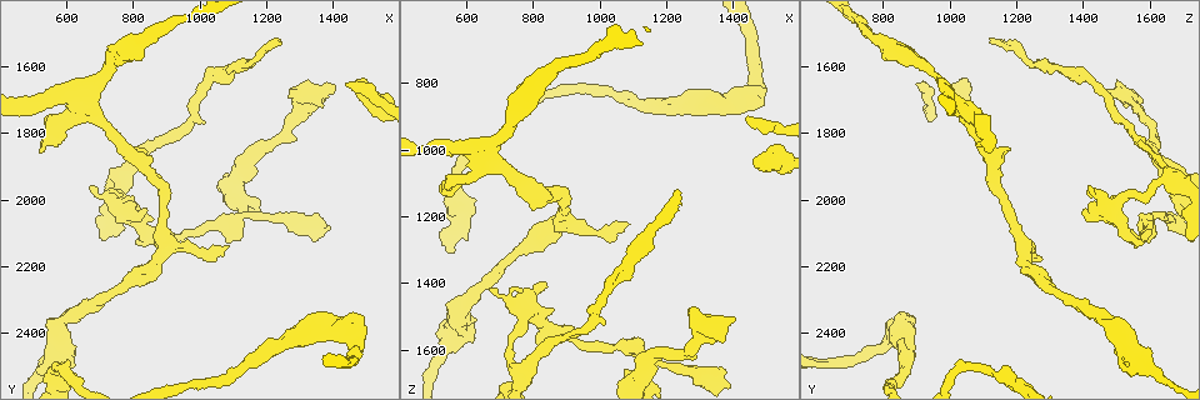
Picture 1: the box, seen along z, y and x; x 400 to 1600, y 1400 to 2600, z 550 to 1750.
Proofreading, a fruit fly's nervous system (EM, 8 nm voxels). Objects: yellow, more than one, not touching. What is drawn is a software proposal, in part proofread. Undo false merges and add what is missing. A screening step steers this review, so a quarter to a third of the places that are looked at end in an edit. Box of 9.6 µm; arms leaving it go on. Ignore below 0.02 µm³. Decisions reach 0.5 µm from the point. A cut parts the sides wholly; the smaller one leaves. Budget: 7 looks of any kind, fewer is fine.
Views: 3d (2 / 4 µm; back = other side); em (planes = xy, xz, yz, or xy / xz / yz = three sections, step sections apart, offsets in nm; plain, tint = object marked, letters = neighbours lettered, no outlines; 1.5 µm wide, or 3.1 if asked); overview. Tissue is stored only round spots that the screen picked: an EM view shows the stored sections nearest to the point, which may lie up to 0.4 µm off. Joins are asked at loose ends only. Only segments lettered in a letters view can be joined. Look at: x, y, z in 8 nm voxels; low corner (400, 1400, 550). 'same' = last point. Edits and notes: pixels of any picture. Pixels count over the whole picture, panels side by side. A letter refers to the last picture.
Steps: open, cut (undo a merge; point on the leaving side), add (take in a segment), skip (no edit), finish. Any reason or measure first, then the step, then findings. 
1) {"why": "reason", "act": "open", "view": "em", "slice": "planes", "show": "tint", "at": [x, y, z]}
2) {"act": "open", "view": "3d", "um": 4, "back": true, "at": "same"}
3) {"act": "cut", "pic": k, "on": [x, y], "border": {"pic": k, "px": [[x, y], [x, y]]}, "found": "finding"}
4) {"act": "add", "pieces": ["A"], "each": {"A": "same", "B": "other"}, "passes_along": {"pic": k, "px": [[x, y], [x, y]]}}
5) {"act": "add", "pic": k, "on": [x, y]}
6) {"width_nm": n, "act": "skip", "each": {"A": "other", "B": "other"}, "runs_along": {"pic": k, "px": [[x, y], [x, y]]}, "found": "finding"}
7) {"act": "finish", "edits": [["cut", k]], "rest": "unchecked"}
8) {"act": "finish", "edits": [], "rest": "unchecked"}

{"act": "open", "view": "em", "slice": "planes", "show": "tint", "at": [840, 2030, 1410]}

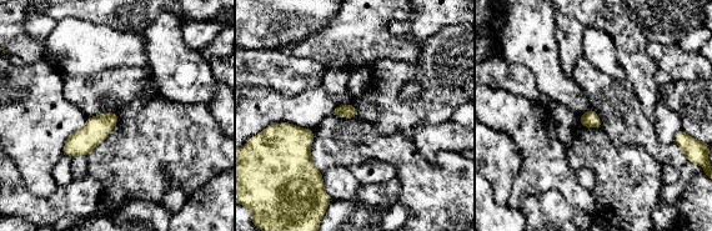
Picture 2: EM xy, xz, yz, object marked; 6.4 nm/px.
{"act": "open", "view": "em", "slice": "planes", "show": "letters", "at": "same"}

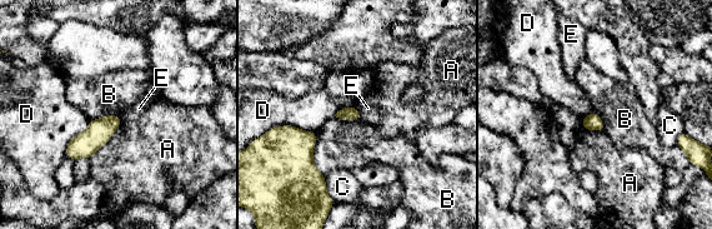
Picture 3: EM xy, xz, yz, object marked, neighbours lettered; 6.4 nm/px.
{"act": "skip", "each": {"A": "other", "B": "other", "C": "other", "D": "other", "E": "other"}, "border": {"pic": 3, "px": [[315, 133], [314, 165], [324, 175]]}, "found": "none of them fits"}

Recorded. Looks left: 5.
{"act": "open", "view": "3d", "um": 2, "at": [1190, 2050, 1640]}

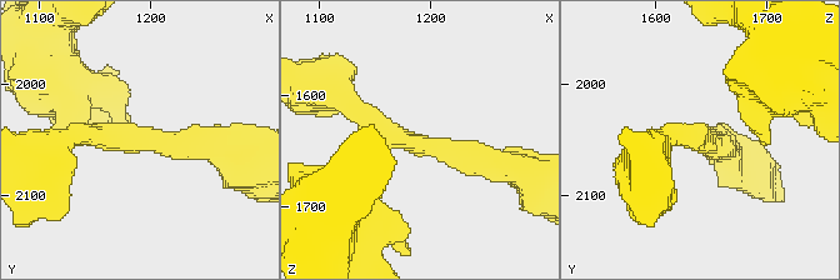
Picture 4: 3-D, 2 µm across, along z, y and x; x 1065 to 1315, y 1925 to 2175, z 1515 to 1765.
{"arm_widths_nm": [240, 320], "why": "need the tissue", "act": "open", "view": "em", "slice": "planes", "show": "letters", "at": [1188, 2052, 1644]}

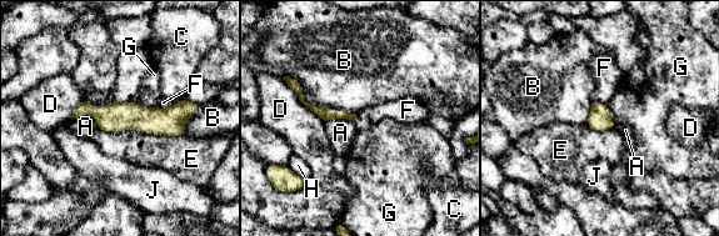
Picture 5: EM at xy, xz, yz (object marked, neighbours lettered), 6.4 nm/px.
{"width_nm": 50, "act": "skip", "each": {"A": "other", "B": "other", "C": "other", "D": "other", "E": "other", "F": "other", "G": "other", "H": "other", "J": "other"}, "runs_along": {"pic": 5, "px": [[194, 106], [175, 116], [76, 113]]}, "found": "all the same cell"}

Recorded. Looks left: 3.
{"why": "an open end", "act": "open", "view": "3d", "um": 2, "at": [520, 1860, 1130]}

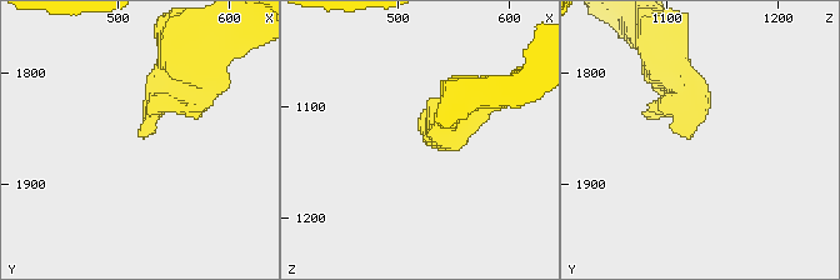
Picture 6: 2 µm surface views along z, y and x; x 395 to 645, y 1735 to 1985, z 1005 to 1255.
{"why": "need the tissue", "act": "open", "view": "em", "slice": "yz", "step": 4, "show": "letters", "at": [524, 1854, 1122]}

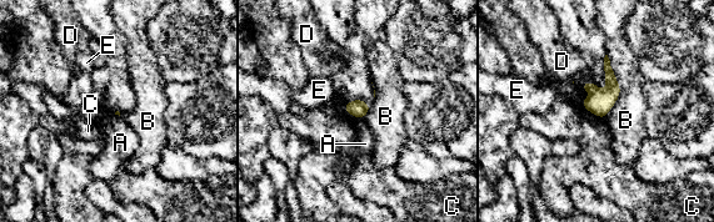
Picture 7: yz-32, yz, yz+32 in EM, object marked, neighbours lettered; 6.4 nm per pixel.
{"longest_contact_nm": ["B", 420], "act": "skip", "each": {"A": "other", "B": "other", "C": "other", "D": "other", "E": "other"}, "found": "no lettered segment goes on from it"}

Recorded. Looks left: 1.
{"act": "finish", "edits": [], "rest": "unchecked"}

